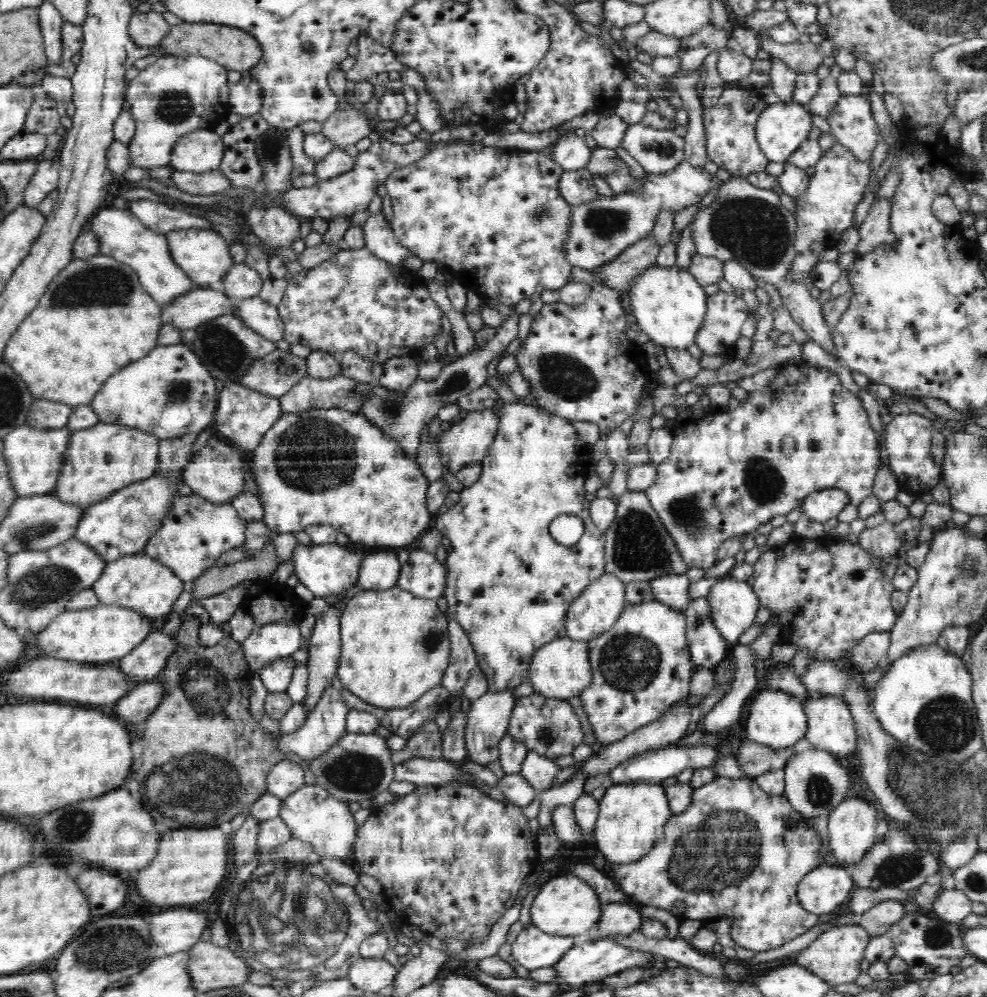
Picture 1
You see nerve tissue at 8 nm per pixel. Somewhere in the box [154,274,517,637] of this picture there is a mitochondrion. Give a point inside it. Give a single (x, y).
(313, 455)

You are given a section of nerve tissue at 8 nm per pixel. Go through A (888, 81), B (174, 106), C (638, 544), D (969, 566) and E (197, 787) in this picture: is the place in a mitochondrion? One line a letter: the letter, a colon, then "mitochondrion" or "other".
A: other
B: mitochondrion
C: mitochondrion
D: mitochondrion
E: mitochondrion

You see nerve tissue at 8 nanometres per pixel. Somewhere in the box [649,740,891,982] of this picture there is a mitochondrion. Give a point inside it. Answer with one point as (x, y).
(720, 849)

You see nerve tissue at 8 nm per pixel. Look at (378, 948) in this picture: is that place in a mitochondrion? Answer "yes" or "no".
no

